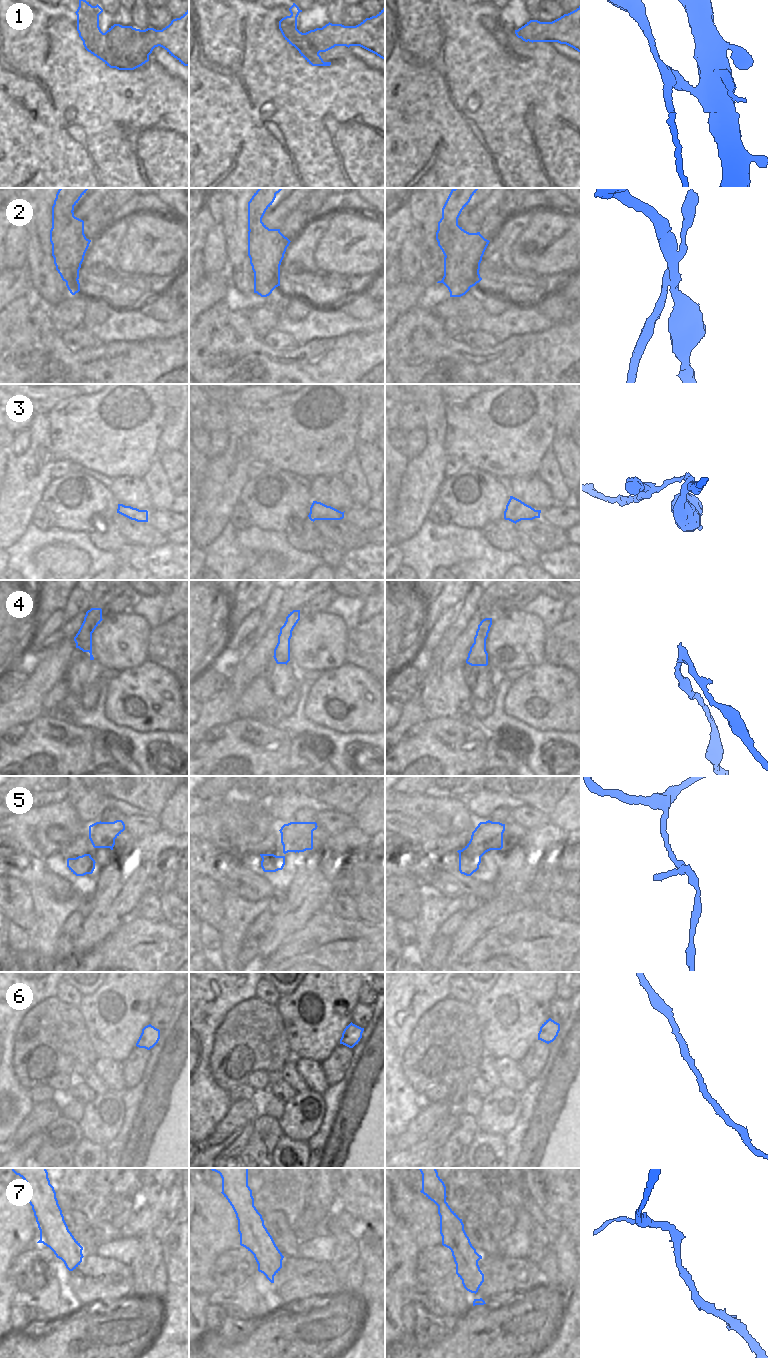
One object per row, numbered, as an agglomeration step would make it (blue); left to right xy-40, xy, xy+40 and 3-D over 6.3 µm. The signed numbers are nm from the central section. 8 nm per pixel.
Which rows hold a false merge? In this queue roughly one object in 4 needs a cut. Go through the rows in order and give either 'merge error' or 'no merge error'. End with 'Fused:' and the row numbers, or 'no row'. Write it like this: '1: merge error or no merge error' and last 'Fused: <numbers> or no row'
1: merge error
2: merge error
3: no merge error
4: no merge error
5: merge error
6: no merge error
7: no merge error
Fused: 1, 2, 5

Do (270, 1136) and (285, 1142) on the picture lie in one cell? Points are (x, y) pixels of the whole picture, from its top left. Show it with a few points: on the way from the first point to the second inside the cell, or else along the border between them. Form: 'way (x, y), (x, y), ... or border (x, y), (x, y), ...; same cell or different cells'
border (282, 1134), (272, 1151), (271, 1157); different cells

